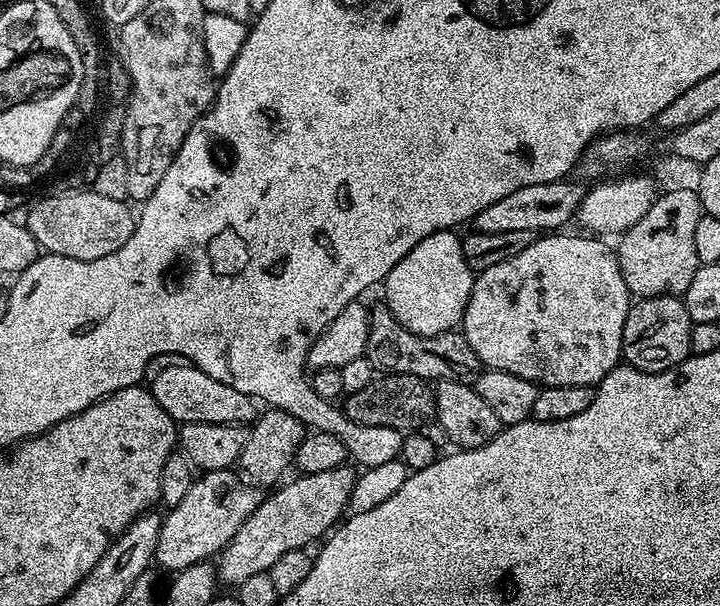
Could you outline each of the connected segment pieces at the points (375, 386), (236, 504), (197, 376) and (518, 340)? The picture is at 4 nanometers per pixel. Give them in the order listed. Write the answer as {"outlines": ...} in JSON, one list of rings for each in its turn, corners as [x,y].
{"outlines":[[[[384,374],[374,378],[366,390],[349,392],[343,397],[342,410],[355,424],[390,426],[401,430],[420,430],[436,418],[436,393],[427,380],[410,374]]],[[[232,468],[197,475],[182,502],[163,513],[155,563],[160,563],[162,567],[169,568],[169,573],[175,574],[183,568],[219,557],[230,538],[238,534],[242,522],[246,522],[246,518],[250,518],[250,514],[259,506],[262,496],[255,490],[251,483],[241,479]]],[[[164,362],[160,373],[150,383],[150,391],[158,406],[166,410],[173,420],[180,424],[194,422],[210,422],[211,424],[247,425],[255,421],[258,415],[257,405],[252,397],[242,394],[242,390],[234,390],[234,386],[226,386],[226,382],[218,382],[218,378],[210,378],[197,364],[187,362]]],[[[564,234],[541,235],[522,254],[514,254],[514,258],[506,258],[506,262],[498,262],[498,266],[490,266],[490,270],[479,273],[472,281],[472,293],[464,311],[462,331],[466,342],[474,350],[481,365],[488,370],[502,370],[510,374],[518,374],[518,378],[526,378],[537,386],[595,386],[602,377],[610,374],[612,368],[621,363],[624,347],[622,346],[622,330],[626,326],[626,314],[630,307],[630,293],[622,278],[620,263],[613,245],[592,234],[580,236],[560,236]]]]}

